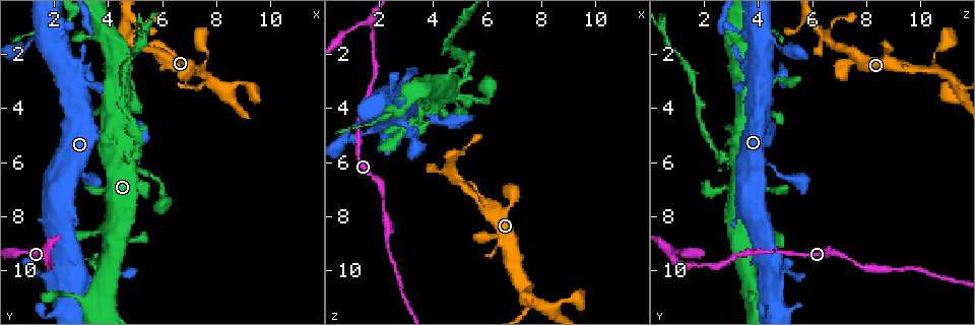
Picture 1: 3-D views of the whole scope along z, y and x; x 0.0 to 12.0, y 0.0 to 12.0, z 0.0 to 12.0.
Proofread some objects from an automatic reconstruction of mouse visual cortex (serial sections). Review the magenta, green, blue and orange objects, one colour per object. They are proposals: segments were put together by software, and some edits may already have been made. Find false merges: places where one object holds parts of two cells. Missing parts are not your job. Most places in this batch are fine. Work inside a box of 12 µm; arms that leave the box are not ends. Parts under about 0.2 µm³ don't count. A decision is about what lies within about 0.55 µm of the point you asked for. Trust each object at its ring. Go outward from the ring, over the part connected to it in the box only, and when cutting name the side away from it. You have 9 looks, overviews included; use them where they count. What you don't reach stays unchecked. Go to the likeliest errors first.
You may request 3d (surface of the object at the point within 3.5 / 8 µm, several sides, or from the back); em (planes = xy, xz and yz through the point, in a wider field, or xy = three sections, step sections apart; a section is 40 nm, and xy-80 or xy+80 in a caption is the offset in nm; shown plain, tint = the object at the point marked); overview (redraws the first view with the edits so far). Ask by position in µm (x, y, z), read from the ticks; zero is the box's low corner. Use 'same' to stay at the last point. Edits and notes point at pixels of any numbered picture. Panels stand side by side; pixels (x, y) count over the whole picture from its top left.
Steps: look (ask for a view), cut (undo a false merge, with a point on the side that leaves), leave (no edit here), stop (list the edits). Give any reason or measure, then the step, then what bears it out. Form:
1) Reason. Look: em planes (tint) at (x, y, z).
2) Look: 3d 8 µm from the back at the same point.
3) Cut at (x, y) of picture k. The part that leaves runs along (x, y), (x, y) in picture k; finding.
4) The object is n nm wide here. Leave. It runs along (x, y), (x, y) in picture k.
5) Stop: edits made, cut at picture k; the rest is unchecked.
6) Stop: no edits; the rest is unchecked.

Look: 3d 3.5 µm at (4.4, 5.8, 3.1).

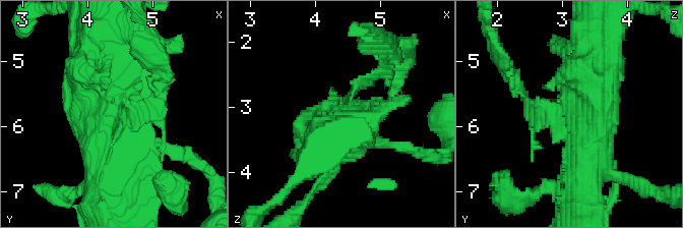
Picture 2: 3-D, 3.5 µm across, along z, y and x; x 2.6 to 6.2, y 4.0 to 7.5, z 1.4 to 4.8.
Now the EM. Look: em xy step 2 (tint) at (4.50, 5.85, 3.05).

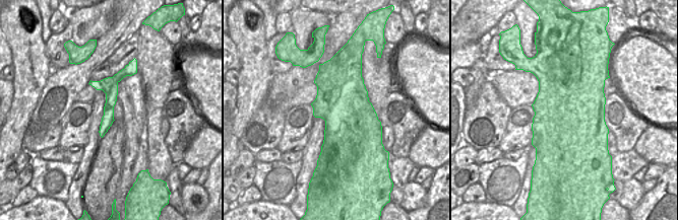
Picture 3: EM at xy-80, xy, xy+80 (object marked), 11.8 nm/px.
Cut at (156, 100) of picture 2. Two cells meet here.

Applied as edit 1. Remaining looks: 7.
Redraw. Look: overview.

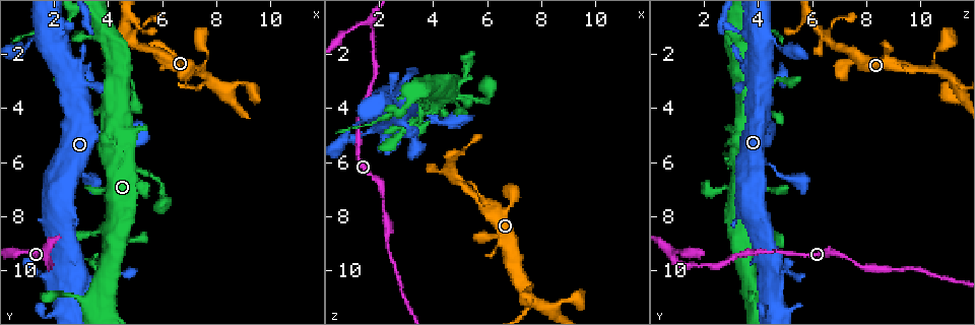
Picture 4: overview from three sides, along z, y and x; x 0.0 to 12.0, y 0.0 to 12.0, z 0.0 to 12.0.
Three arms meet. Look: 3d 3.5 µm at (1.7, 9.3, 0.8).

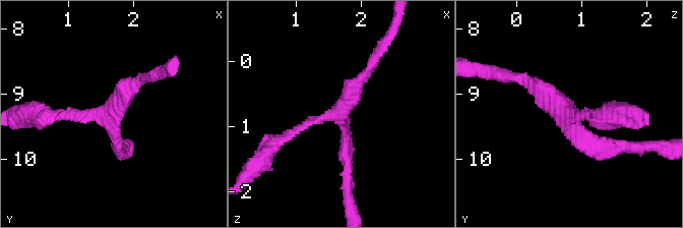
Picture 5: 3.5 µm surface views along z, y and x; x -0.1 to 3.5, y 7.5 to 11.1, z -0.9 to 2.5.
3 arms meet here; the arms are 150, 200, 250 nm wide; now the EM. Look: em xy step 3 (tint) at (1.60, 9.35, 0.85).

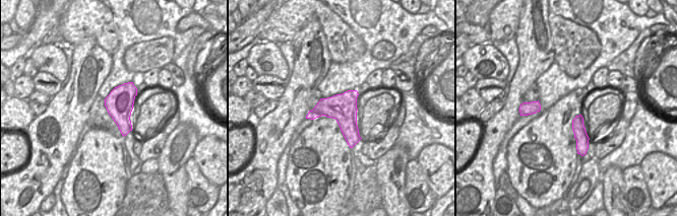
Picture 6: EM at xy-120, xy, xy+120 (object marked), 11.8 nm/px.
Leave. It runs along (578, 118), (582, 151) in picture 6; all the same cell.

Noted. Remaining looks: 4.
Sharp bend. Look: 3d 3.5 µm at (1.6, 1.4, 4.3).

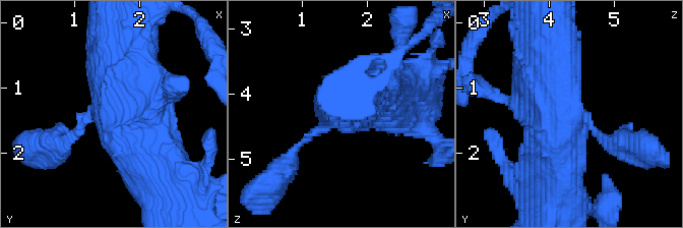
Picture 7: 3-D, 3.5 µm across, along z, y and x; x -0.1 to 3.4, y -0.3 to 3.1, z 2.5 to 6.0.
Look: em xy step 3 (tint) at (1.55, 1.40, 4.25).

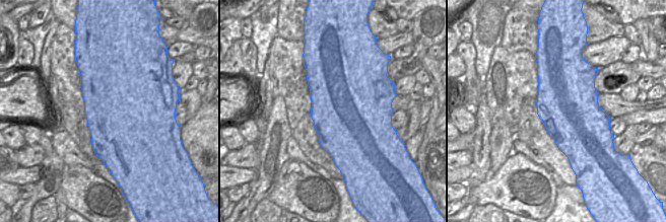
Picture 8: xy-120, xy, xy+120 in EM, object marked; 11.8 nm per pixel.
Look: em xy step 5 (tint) at the same point.

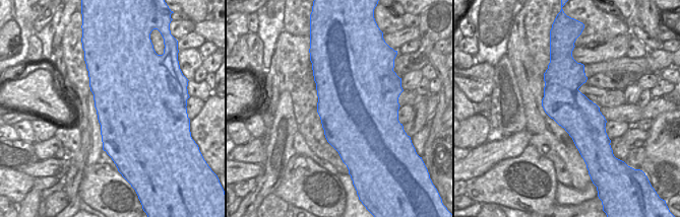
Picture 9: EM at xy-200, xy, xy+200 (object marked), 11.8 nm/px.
Leave. All the same cell.

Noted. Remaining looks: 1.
Stop: edits made, cut at picture 2; the rest is unchecked.

